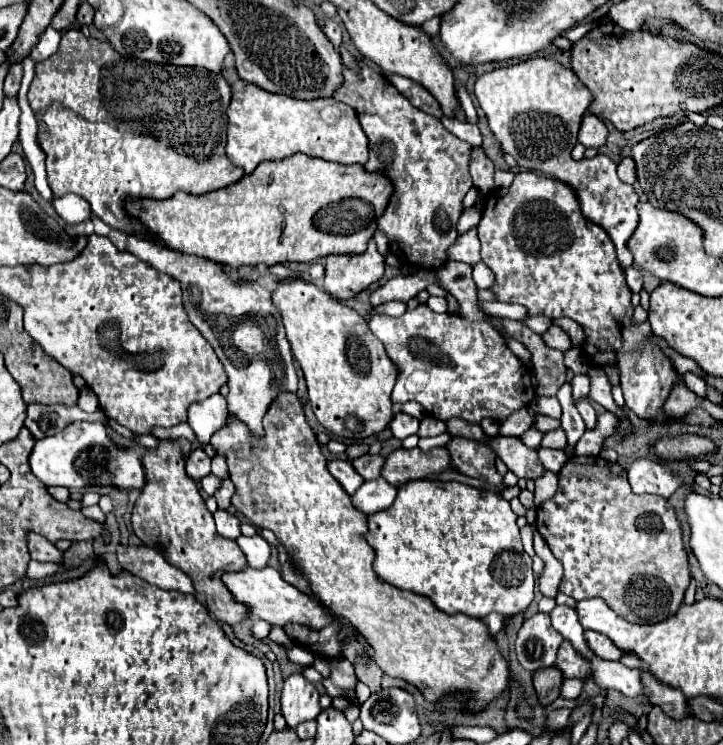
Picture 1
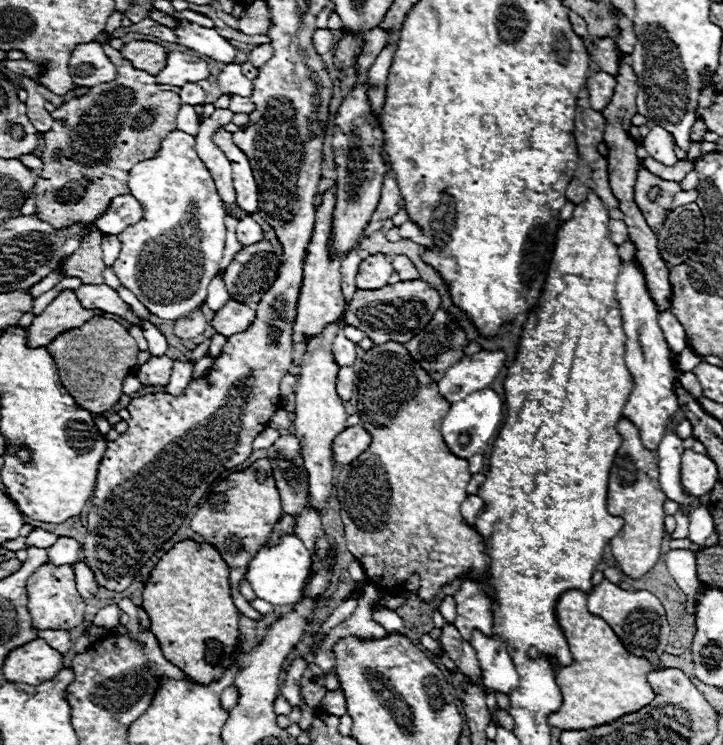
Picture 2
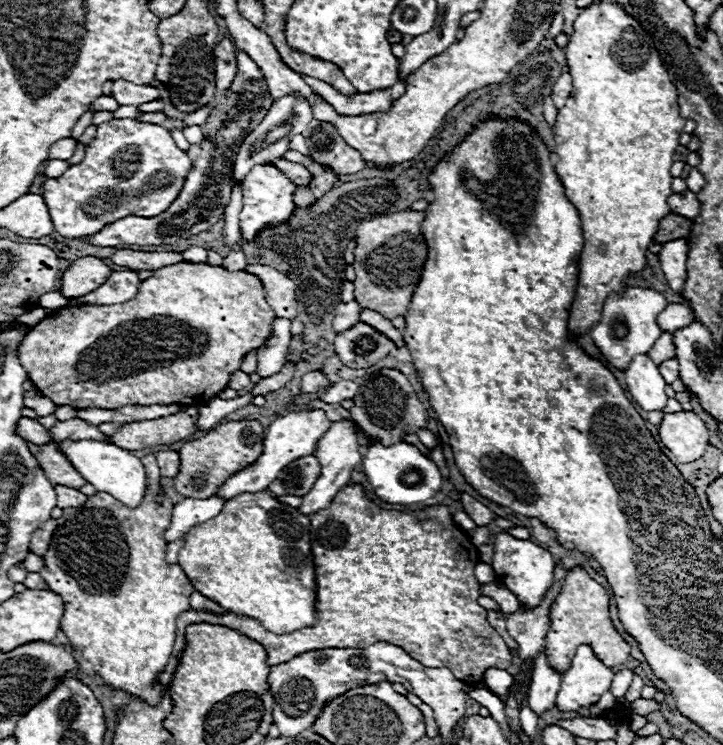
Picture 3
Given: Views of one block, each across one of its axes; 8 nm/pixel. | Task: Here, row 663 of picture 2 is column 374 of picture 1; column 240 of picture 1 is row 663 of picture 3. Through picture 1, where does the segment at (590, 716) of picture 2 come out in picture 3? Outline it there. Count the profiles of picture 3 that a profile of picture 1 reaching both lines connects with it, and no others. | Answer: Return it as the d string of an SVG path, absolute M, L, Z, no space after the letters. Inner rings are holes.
M348 484L340 494L332 500L328 510L320 510L310 516L310 542L312 542L312 556L316 564L316 582L318 582L318 602L316 614L318 624L314 628L296 630L292 634L272 634L264 630L252 618L240 618L238 614L228 612L226 616L214 616L210 612L194 612L188 610L178 618L178 638L176 650L158 680L168 686L170 678L178 666L180 652L184 648L184 630L188 624L194 622L210 622L210 624L224 624L228 628L240 630L242 634L250 636L258 644L262 644L268 652L266 662L270 666L288 662L296 654L318 650L318 648L364 648L376 642L392 642L408 654L414 654L418 662L424 666L446 666L454 672L460 682L476 686L482 682L484 672L488 668L506 670L512 666L512 652L500 638L500 634L488 624L486 610L478 604L480 598L480 584L474 578L474 566L480 562L478 548L470 542L466 532L454 522L450 508L444 504L426 506L424 510L382 510L374 504L362 484ZM432 518L436 520L436 530L426 532L422 528L422 520Z

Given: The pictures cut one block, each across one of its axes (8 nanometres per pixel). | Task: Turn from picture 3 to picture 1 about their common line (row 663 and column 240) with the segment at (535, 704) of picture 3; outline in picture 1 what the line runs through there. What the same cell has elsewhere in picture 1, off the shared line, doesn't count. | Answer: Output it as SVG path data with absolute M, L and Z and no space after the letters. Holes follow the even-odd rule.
M258 534L252 536L252 538L240 536L236 542L242 548L242 552L246 554L248 566L252 566L252 568L266 568L268 566L270 544L262 536L258 536Z

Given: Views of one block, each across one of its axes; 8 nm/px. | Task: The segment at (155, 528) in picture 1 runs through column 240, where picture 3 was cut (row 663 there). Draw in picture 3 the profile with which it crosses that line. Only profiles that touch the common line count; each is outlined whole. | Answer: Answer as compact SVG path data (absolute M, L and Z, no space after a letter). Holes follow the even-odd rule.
M576 566L566 574L562 590L552 604L550 630L546 636L548 662L552 662L552 666L556 666L556 670L566 672L568 664L574 658L574 652L580 644L590 644L592 650L596 650L596 658L600 658L600 662L604 662L606 666L612 666L612 668L620 666L630 656L630 644L618 634L618 630L612 624L608 590L602 584L598 584L596 580L592 580L582 566Z

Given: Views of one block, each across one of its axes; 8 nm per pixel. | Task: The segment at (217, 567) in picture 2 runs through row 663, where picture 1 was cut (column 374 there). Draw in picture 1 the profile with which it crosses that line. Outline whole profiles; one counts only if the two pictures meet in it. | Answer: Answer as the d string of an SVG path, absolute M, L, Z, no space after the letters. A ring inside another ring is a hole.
M292 154L288 158L282 160L270 160L270 162L262 162L258 164L258 168L252 174L242 176L236 184L216 190L212 194L206 196L192 196L186 192L176 192L172 198L168 200L138 200L138 202L130 202L126 208L132 216L136 216L150 232L154 232L160 240L164 240L164 246L178 250L182 254L194 254L200 258L208 258L212 262L218 264L226 264L232 268L240 268L240 266L256 266L256 264L282 264L282 262L310 262L316 258L324 258L328 254L360 254L366 250L368 240L374 236L374 220L372 218L380 218L384 214L384 208L388 206L388 200L392 198L394 192L394 184L392 180L388 180L388 176L382 176L382 172L368 172L364 166L360 164L336 164L336 162L326 162L322 158L310 158L306 154Z

